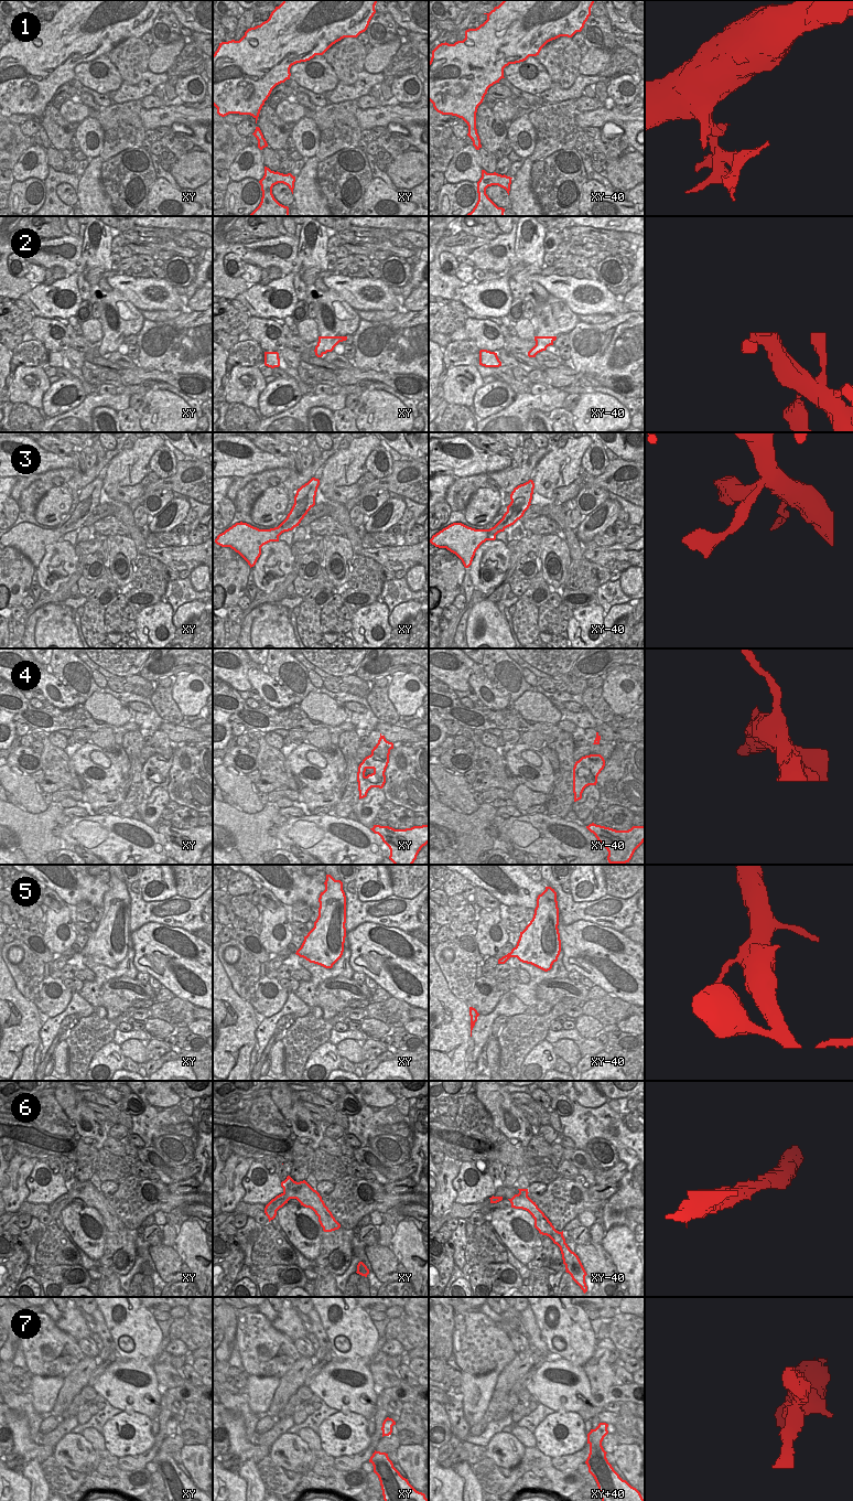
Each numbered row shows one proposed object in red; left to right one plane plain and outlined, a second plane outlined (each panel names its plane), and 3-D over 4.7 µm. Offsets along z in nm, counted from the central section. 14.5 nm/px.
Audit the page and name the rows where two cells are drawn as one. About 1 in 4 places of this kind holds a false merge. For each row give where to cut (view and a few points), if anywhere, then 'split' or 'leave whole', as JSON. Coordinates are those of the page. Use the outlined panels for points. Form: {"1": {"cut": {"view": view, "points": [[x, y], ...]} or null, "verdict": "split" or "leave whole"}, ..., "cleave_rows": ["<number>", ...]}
{"1": {"cut": {"view": "xy", "points": [[262, 138], [266, 146]]}, "verdict": "split"}, "2": {"cut": null, "verdict": "leave whole"}, "3": {"cut": null, "verdict": "leave whole"}, "4": {"cut": null, "verdict": "leave whole"}, "5": {"cut": null, "verdict": "leave whole"}, "6": {"cut": null, "verdict": "leave whole"}, "7": {"cut": null, "verdict": "leave whole"}, "cleave_rows": ["1"]}

